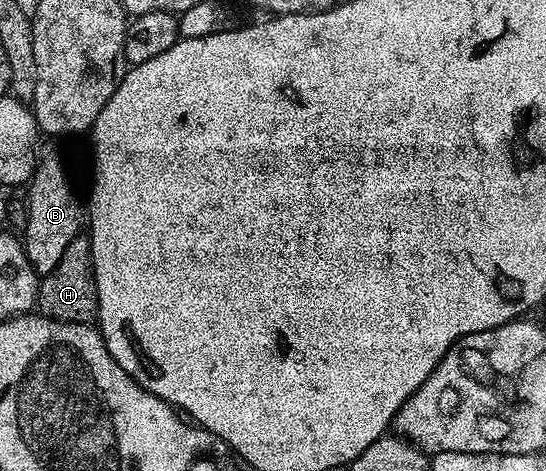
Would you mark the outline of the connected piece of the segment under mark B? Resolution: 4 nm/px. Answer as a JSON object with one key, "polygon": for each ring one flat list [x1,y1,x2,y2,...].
{"polygon":[[60,157,41,160,26,192,28,218,24,221,22,232,24,250,36,273,52,273,61,262,66,247,70,247,75,237,81,236,86,221,86,205,76,186,76,173]]}

